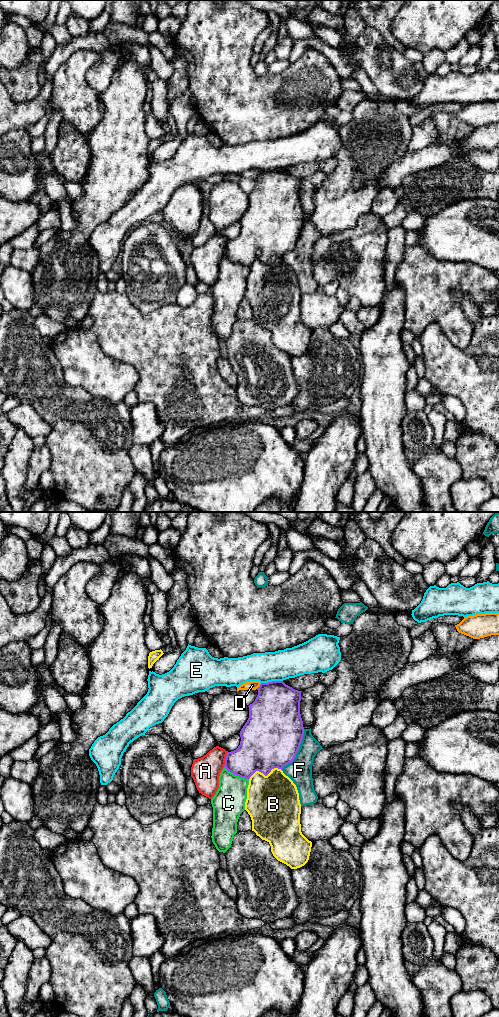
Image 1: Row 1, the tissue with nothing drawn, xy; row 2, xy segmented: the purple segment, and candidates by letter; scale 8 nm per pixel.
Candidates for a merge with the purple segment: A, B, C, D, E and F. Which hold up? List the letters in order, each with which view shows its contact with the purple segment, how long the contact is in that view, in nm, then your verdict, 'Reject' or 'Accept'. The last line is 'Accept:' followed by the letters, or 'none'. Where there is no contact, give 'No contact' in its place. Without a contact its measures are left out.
A: Touches purple in xy. Shared border 130 nm. Reject
B: Touches purple in xy. Shared border 280 nm. Reject
C: Touches purple in xy. Shared border 240 nm. Accept
D: Touches purple in xy. Shared border 60 nm. Reject
E: Touches purple in xy. Shared border 180 nm. Reject
F: Touches purple in xy. Shared border 380 nm. Reject
Accept: C

